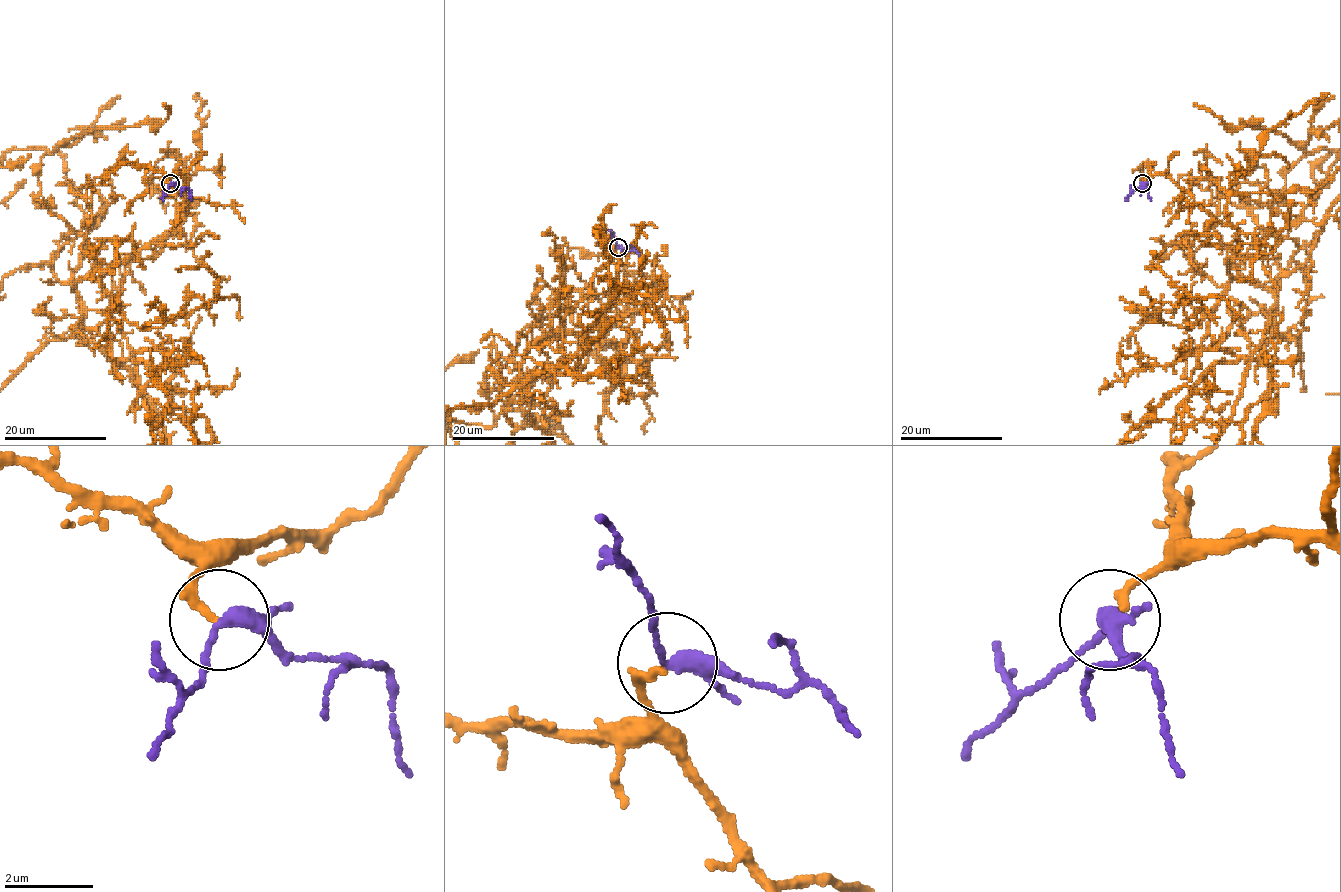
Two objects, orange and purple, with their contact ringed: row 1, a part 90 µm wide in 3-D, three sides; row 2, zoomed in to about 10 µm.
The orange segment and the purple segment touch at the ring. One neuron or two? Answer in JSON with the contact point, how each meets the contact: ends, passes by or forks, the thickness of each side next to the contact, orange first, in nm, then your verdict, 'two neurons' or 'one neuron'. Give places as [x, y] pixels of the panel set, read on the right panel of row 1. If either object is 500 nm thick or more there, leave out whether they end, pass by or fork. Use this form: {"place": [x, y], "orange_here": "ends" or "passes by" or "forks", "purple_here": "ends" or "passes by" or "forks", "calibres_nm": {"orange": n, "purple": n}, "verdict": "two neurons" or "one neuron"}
{"place": [1142, 183], "orange_here": "ends", "purple_here": "forks", "calibres_nm": {"orange": 190, "purple": 240}, "verdict": "one neuron"}

